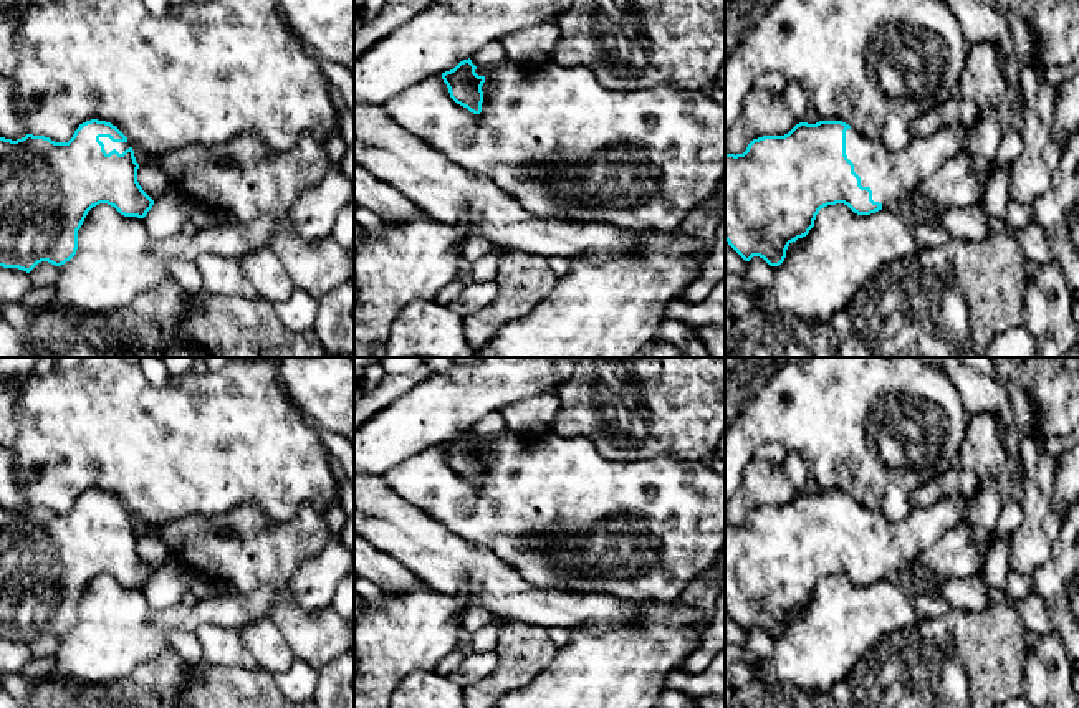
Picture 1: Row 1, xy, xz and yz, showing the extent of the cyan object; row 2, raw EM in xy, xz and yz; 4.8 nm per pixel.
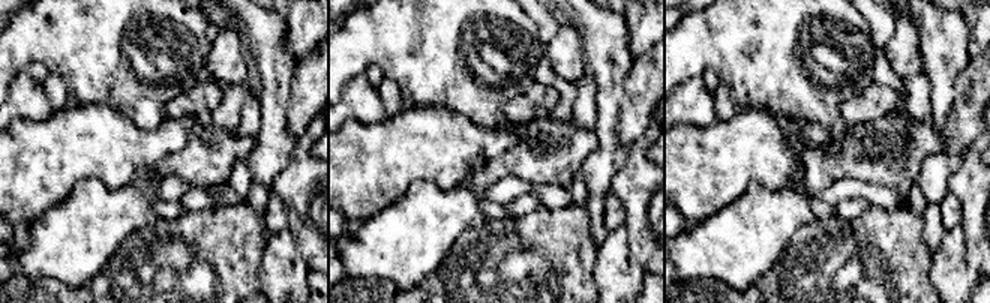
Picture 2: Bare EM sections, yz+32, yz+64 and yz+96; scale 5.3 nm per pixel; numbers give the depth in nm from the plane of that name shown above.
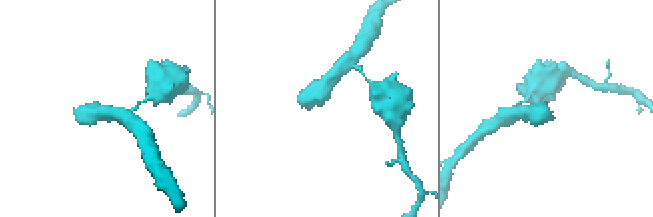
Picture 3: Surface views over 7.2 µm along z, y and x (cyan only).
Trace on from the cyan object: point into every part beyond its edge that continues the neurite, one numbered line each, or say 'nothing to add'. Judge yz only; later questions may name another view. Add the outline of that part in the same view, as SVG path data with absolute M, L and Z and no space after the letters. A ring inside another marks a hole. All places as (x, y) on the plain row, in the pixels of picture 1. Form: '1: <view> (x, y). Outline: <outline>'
1: yz (894, 548). Outline: M945 498L932 508L912 508L905 519L889 519L882 511L867 508L856 500L846 501L846 526L854 534L854 543L861 548L861 556L872 561L872 571L882 576L882 581L909 581L920 567L920 554L933 546L947 529L968 518L970 498Z

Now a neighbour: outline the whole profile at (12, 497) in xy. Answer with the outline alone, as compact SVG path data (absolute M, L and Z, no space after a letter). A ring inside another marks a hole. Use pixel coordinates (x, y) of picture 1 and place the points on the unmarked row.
M0 447L0 508L22 509L28 505L18 483L13 455Z

